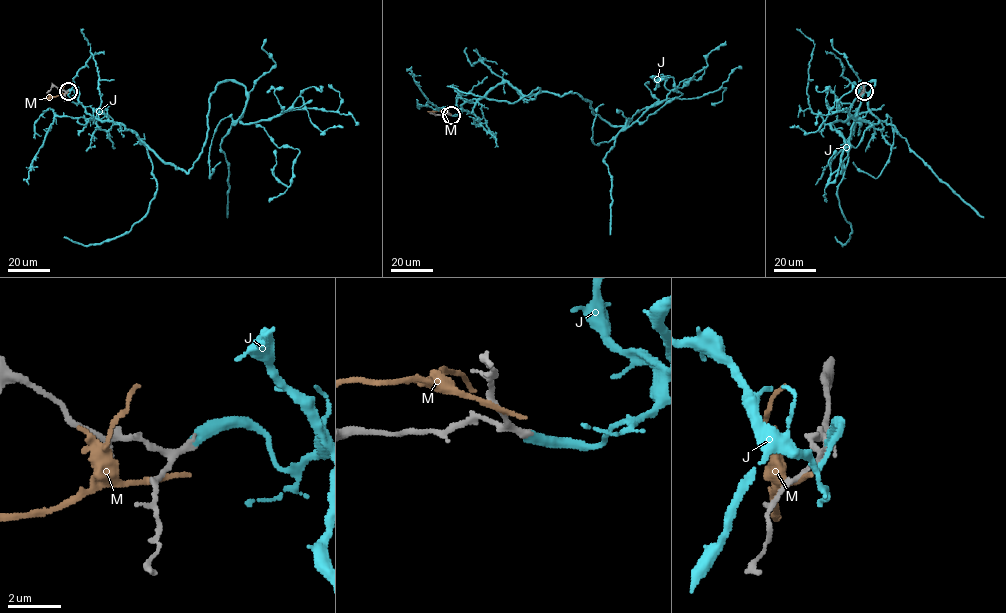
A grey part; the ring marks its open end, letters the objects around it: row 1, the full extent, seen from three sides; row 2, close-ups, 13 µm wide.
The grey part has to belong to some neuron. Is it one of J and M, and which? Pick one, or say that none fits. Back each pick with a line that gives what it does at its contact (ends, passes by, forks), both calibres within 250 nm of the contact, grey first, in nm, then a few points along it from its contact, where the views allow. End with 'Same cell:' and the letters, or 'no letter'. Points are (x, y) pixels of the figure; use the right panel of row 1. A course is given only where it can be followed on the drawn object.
J: it ends; calibres 200 and 400 nm; course (864, 91), (831, 124), (845, 143), (841, 172), (875, 80), (868, 109), (879, 121), (826, 186), (836, 150)
Same cell: J

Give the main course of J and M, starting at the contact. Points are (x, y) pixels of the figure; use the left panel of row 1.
J: (67, 91), (188, 172), (210, 95), (237, 81), (240, 121), (299, 151), (289, 186), (272, 174), (274, 150)
M: (65, 93), (44, 99)

